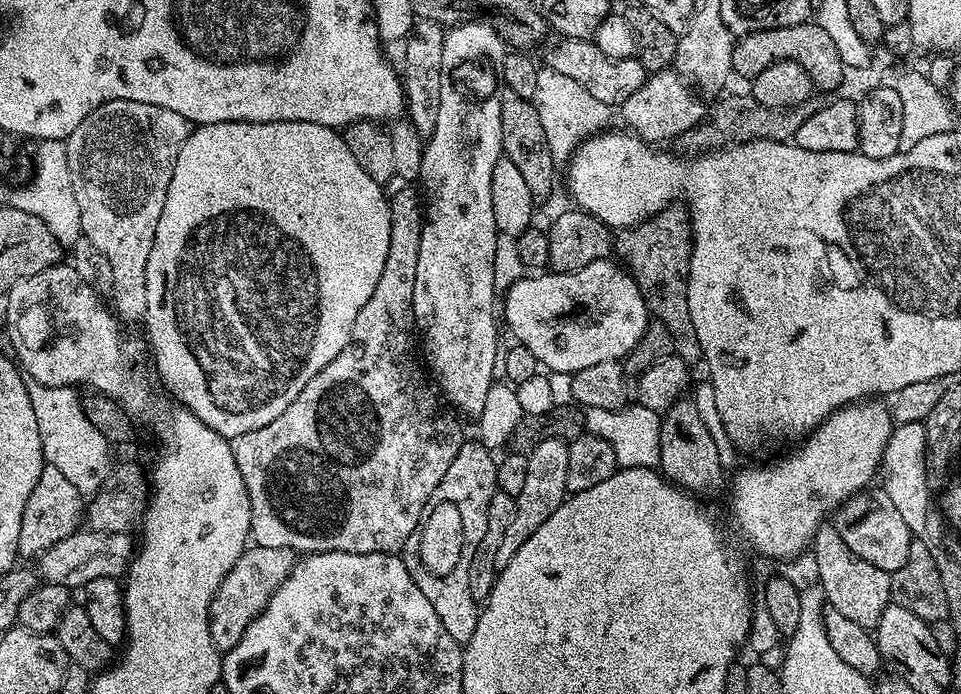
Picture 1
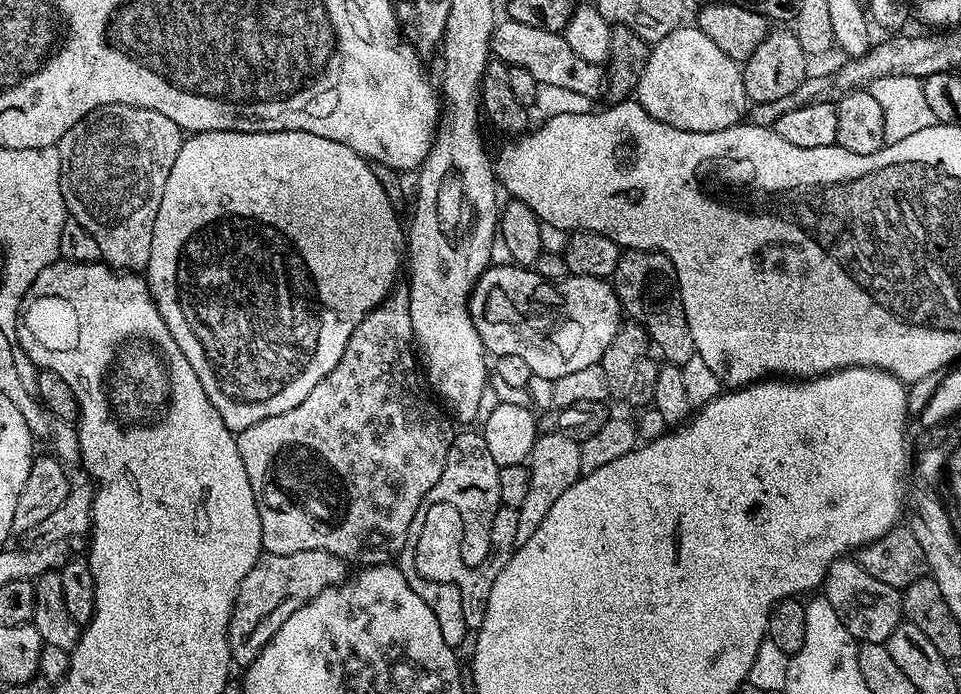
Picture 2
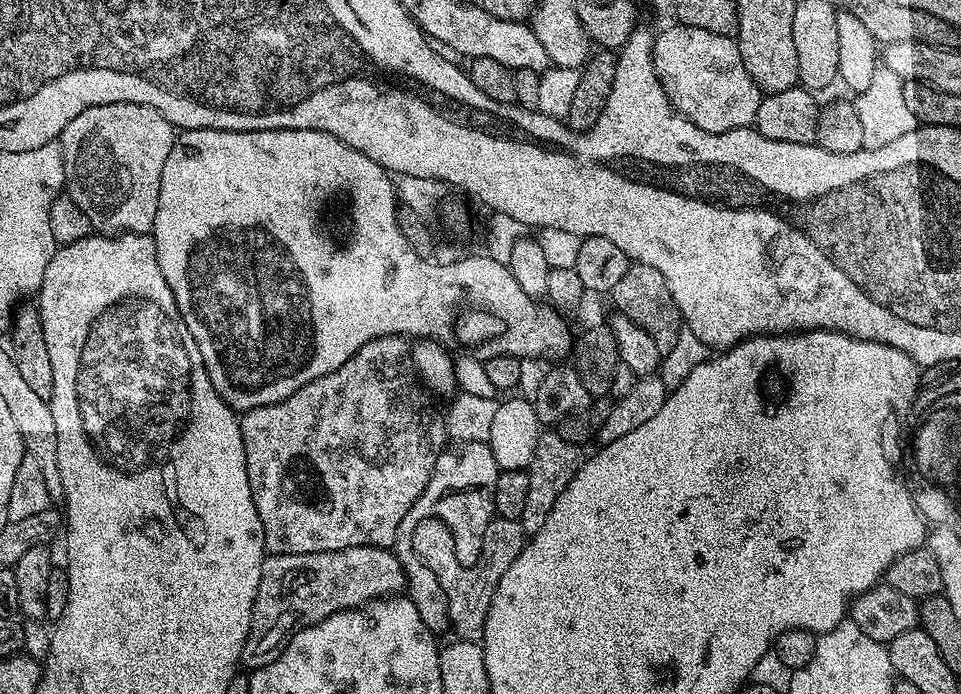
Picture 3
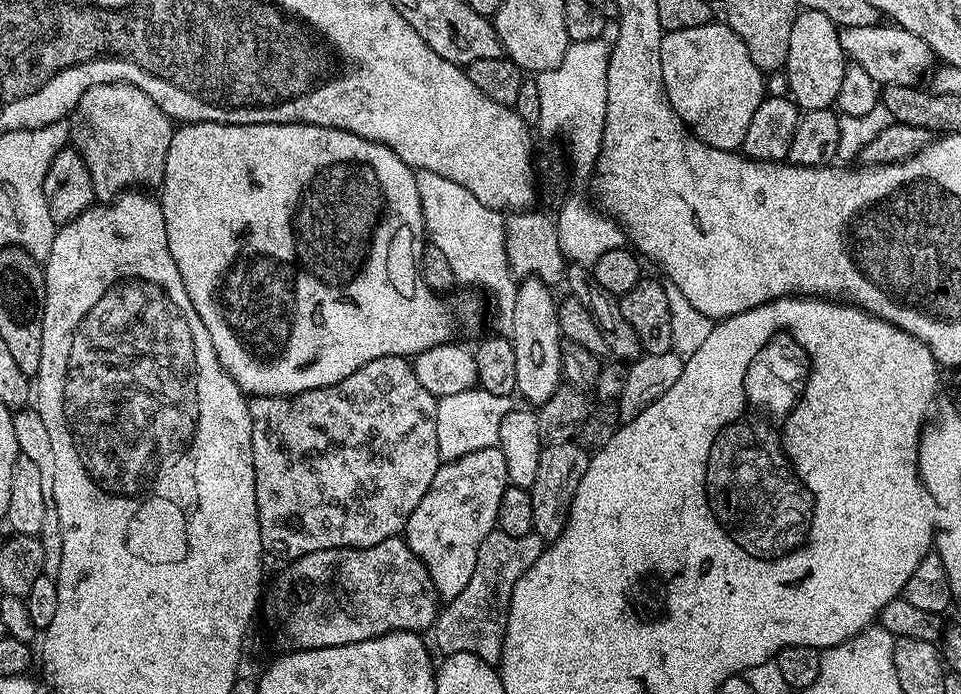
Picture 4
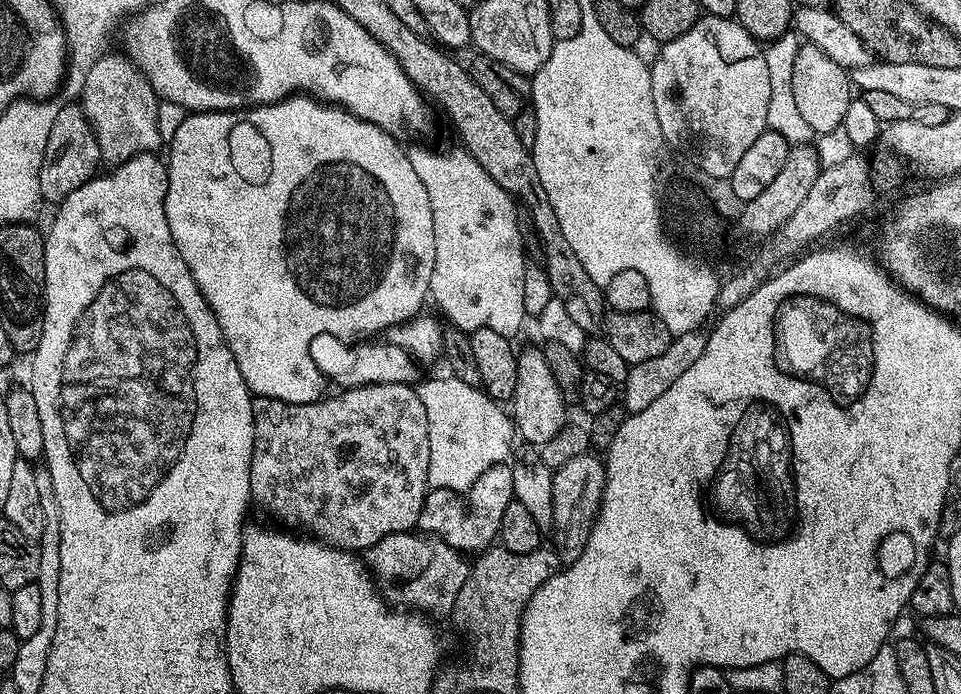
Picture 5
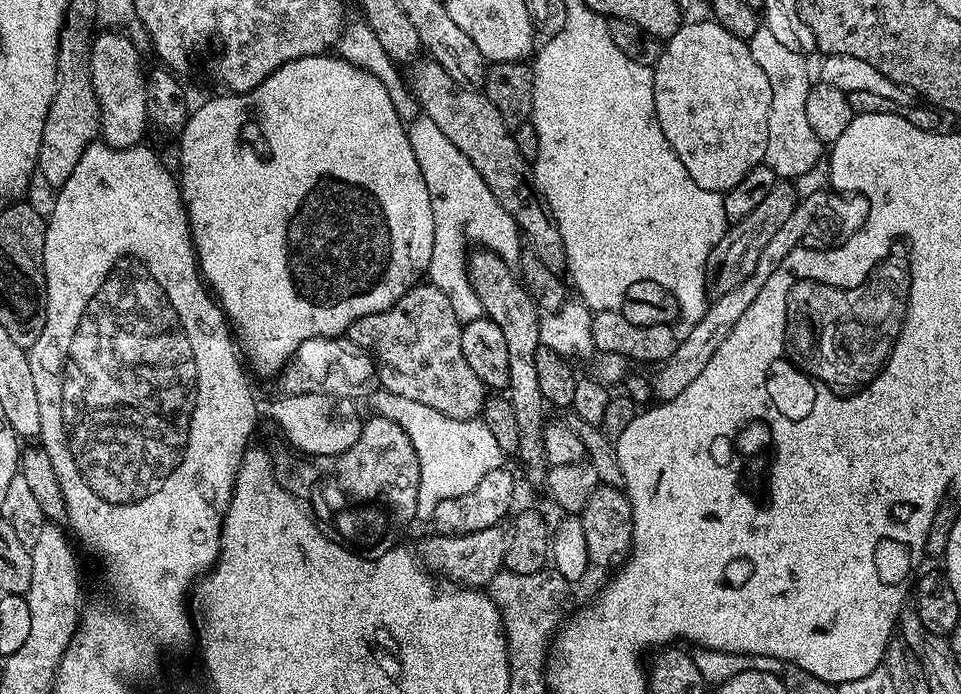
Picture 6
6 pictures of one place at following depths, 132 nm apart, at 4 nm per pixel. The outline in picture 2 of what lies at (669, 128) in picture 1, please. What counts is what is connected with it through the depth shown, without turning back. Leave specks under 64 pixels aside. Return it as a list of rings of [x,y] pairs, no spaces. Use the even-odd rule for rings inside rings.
[[[695,26],[676,28],[651,45],[634,98],[650,118],[687,132],[726,130],[741,123],[750,112],[741,65]]]

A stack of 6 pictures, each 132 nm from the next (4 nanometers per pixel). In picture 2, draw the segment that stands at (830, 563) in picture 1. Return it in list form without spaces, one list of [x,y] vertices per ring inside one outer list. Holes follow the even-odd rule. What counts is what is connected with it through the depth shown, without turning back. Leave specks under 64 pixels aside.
[[[859,559],[835,560],[824,579],[822,595],[825,600],[830,602],[830,606],[834,606],[834,610],[838,610],[852,639],[860,644],[887,642],[890,634],[894,634],[894,630],[902,622],[901,589],[886,586],[886,582],[878,582],[878,578],[874,578],[874,574],[866,574]]]

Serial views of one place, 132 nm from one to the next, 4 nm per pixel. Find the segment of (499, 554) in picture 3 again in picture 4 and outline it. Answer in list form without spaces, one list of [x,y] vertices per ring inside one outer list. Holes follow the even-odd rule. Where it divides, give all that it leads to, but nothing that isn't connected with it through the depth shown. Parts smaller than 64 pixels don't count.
[[[493,530],[478,550],[478,562],[470,582],[466,582],[466,590],[439,609],[434,625],[435,651],[440,651],[444,656],[459,652],[474,654],[486,663],[495,665],[502,654],[514,586],[524,571],[538,562],[545,547],[546,541],[534,531],[522,538],[514,538],[505,532]]]

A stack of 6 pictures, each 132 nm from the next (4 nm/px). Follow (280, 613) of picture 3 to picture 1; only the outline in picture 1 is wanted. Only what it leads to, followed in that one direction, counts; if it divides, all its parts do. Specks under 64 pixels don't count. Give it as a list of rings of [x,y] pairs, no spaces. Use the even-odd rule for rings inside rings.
[[[249,546],[244,549],[238,562],[234,562],[230,574],[226,574],[226,578],[222,578],[208,611],[210,638],[221,653],[238,646],[242,634],[246,634],[246,626],[250,626],[250,622],[254,622],[254,618],[258,618],[258,614],[267,606],[270,598],[278,590],[278,586],[282,586],[282,582],[286,582],[297,559],[297,553],[293,552],[291,548]]]

